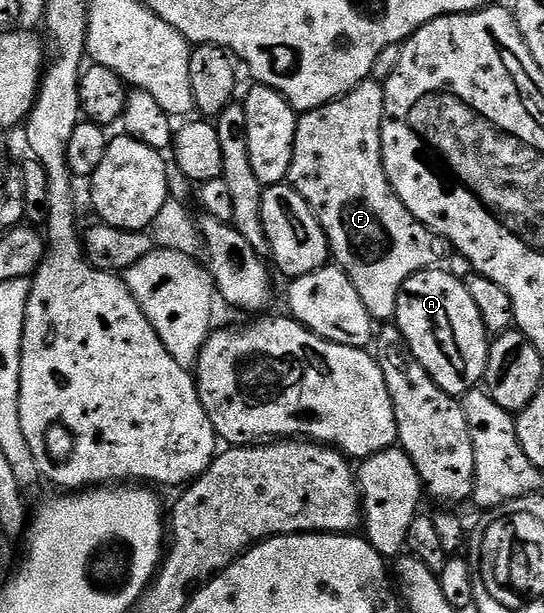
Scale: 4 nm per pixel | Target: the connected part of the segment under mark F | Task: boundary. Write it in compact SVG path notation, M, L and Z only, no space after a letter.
M372 79L362 81L360 85L354 87L349 93L344 93L339 99L335 99L331 103L327 103L318 109L312 109L306 113L300 114L297 118L297 130L295 131L295 147L293 148L293 158L291 159L291 167L287 178L288 184L292 185L295 191L299 191L299 195L303 195L303 199L308 203L309 210L312 211L319 219L319 223L323 227L323 231L329 240L329 252L332 260L336 262L340 268L345 270L350 279L355 283L355 291L359 291L359 299L363 299L363 307L367 307L367 311L373 317L374 322L389 323L397 316L397 300L399 299L399 291L403 287L403 283L407 279L411 279L411 275L422 273L424 269L432 269L442 264L448 253L451 253L451 246L448 241L437 236L433 230L426 227L422 221L416 221L411 215L411 211L407 211L407 207L397 197L397 192L389 185L389 180L385 174L385 164L381 158L381 124L383 123L383 111L385 110L385 91L382 82Z

